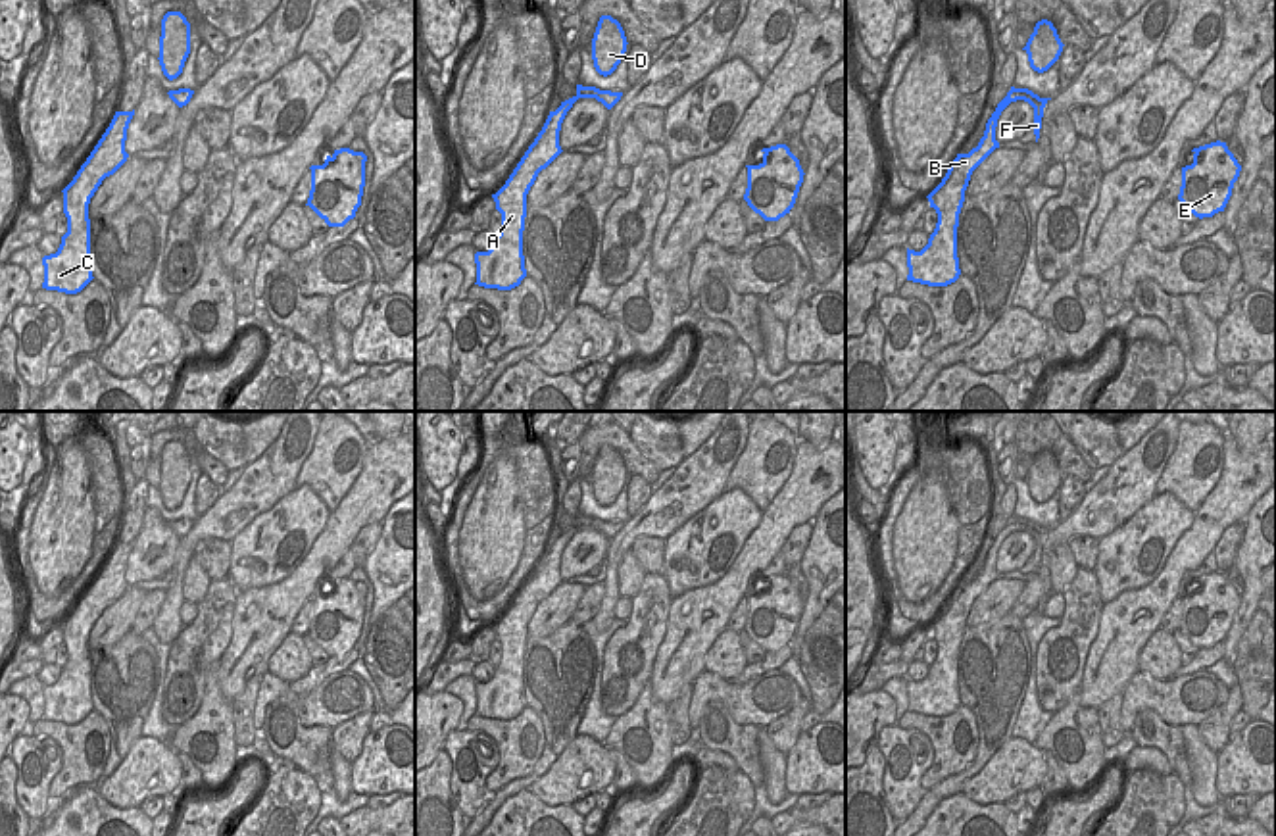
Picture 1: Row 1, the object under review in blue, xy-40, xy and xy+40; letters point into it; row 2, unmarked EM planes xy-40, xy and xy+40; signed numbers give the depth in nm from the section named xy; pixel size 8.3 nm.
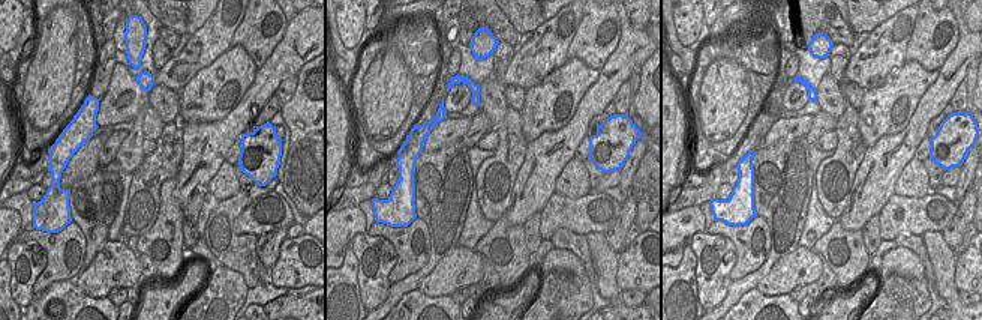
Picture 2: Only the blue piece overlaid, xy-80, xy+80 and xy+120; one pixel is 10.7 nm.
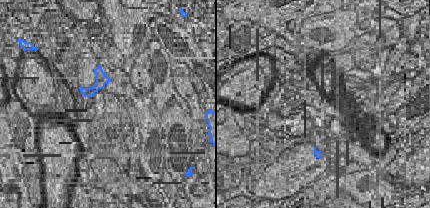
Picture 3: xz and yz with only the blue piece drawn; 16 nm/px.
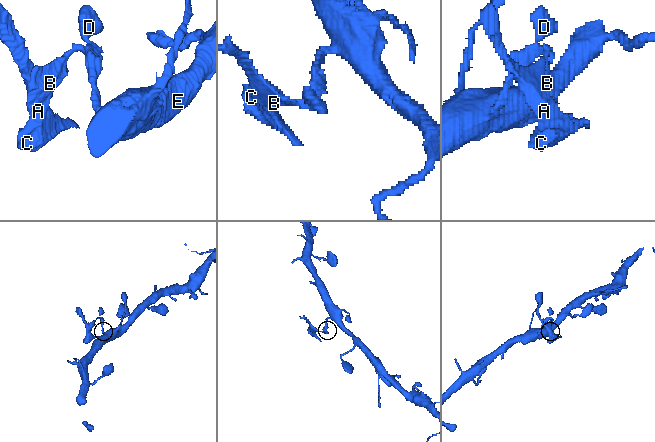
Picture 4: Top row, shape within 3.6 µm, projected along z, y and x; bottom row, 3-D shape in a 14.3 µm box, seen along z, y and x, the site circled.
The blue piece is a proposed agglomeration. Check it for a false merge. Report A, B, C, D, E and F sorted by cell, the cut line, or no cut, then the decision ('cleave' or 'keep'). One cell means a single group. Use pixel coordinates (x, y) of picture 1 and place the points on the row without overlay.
A B C / D E F | xy (577, 525), (592, 527) | cleave

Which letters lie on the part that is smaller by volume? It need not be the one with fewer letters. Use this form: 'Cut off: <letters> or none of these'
Cut off: A, B, C

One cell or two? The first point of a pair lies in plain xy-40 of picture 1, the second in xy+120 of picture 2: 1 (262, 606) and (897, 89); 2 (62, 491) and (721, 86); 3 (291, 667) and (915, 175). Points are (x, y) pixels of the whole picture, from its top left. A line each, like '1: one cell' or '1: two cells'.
1: two cells
2: one cell
3: one cell

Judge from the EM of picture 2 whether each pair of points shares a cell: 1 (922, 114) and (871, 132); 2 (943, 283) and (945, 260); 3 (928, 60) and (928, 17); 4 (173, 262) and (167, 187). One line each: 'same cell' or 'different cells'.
1: different cells
2: same cell
3: same cell
4: same cell

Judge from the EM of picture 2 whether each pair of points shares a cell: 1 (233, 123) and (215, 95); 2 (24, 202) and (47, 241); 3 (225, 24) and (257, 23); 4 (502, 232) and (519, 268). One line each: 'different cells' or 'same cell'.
1: different cells
2: different cells
3: different cells
4: same cell

